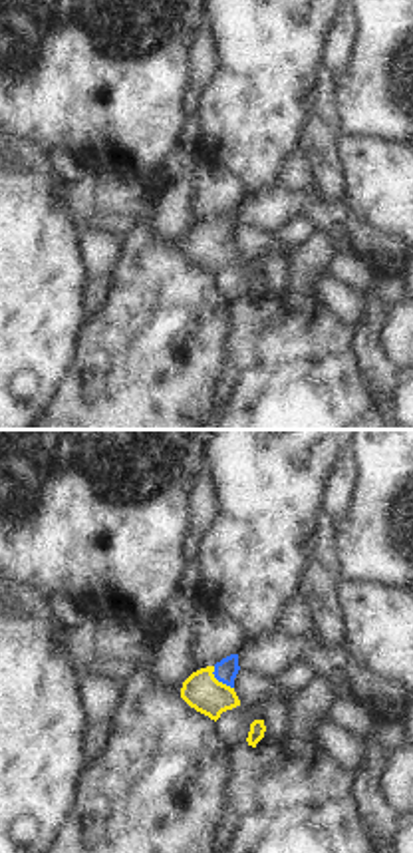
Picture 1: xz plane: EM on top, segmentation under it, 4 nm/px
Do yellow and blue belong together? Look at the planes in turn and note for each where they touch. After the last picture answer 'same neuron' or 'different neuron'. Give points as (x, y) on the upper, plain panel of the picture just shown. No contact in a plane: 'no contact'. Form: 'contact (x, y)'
contact (217, 235)

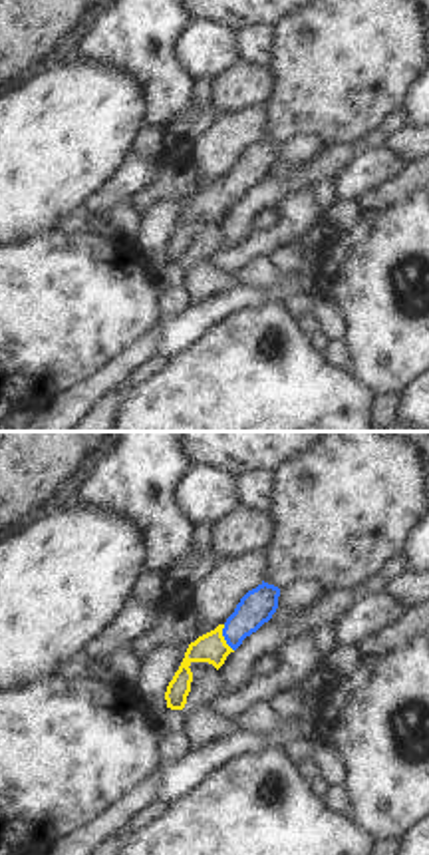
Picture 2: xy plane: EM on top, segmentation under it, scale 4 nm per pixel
contact (223, 193)

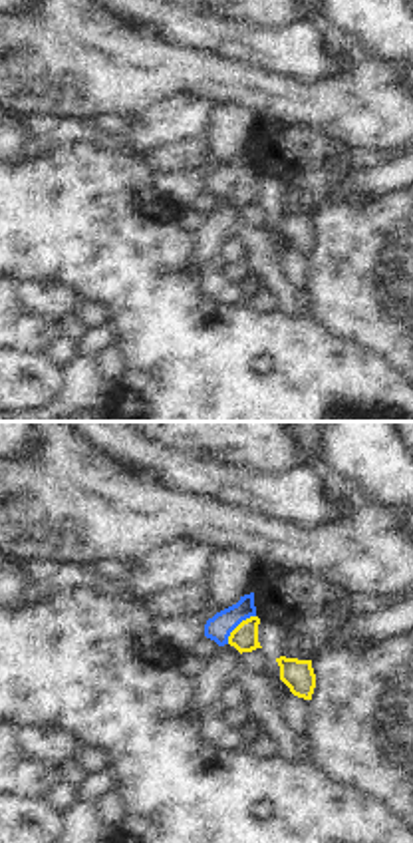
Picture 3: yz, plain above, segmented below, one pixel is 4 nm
contact (237, 181)

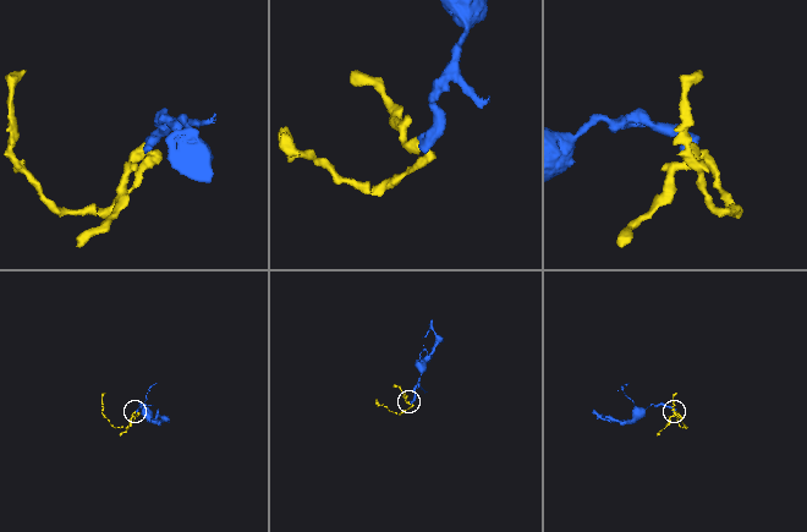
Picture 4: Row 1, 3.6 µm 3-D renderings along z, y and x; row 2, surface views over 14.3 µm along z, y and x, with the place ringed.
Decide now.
same neuron

